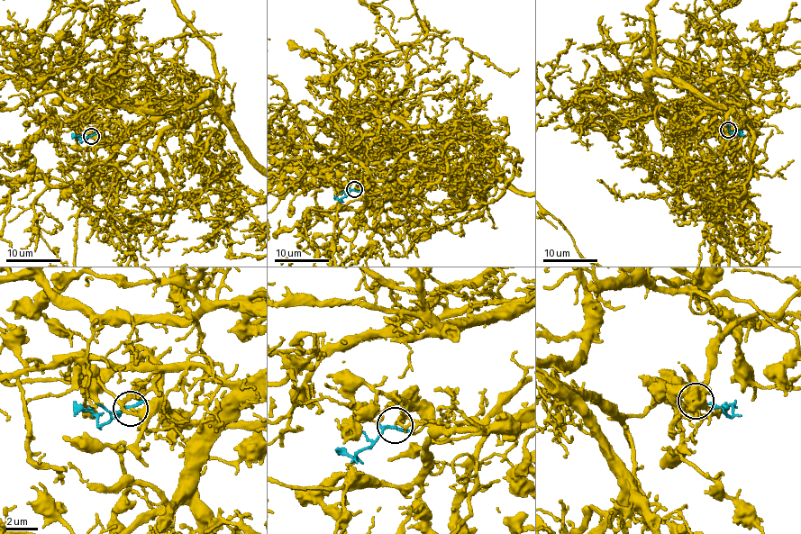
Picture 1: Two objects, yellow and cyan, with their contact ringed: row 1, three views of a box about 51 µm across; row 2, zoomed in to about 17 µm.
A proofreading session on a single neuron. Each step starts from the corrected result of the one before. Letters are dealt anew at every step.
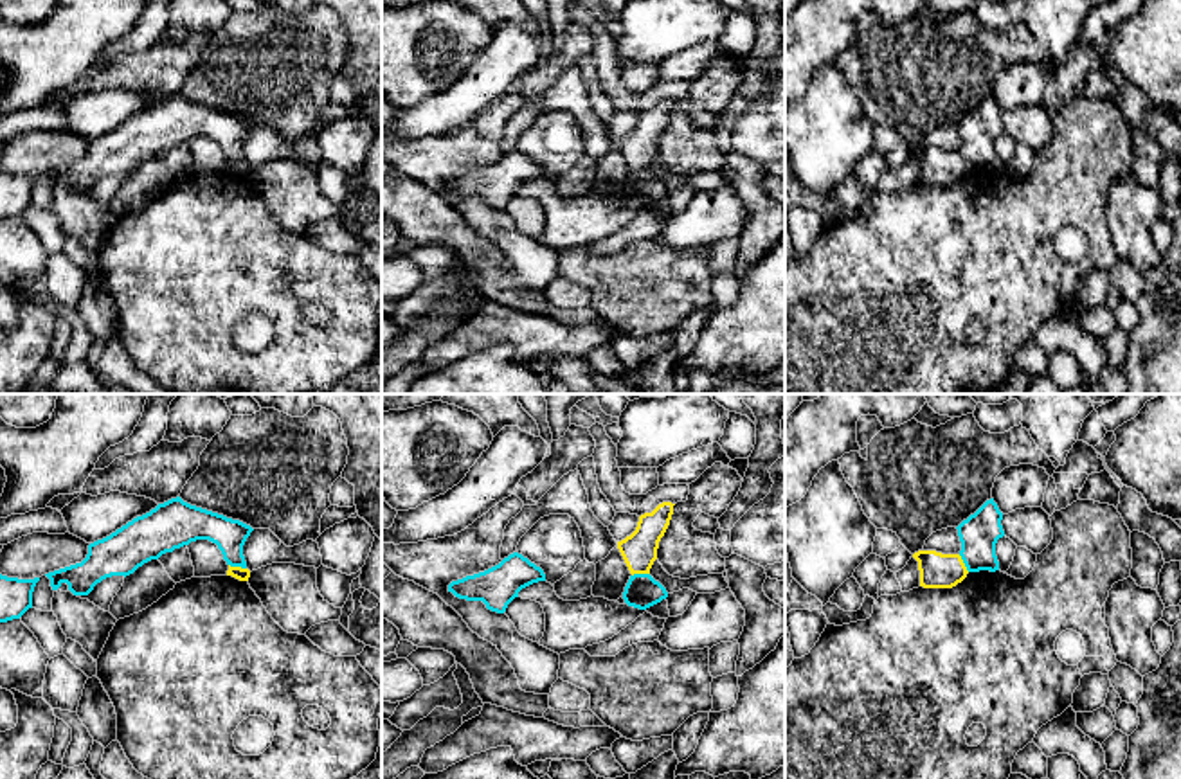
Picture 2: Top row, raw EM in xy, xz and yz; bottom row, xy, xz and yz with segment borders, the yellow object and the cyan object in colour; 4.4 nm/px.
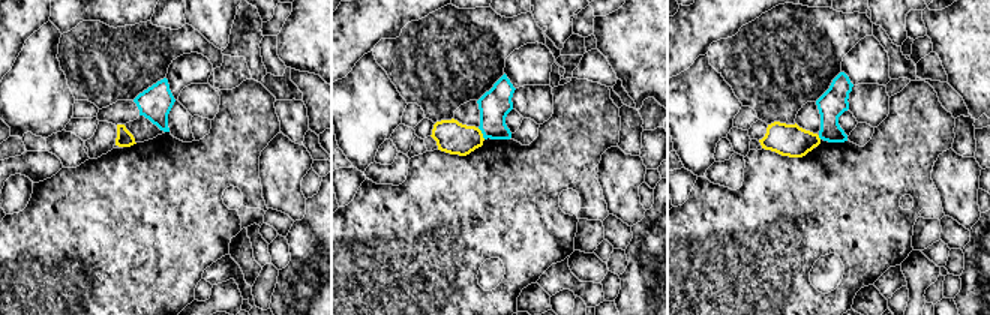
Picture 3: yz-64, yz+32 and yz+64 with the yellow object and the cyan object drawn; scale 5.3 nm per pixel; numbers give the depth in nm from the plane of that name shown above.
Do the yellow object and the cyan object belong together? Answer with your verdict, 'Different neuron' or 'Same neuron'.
Different neuron

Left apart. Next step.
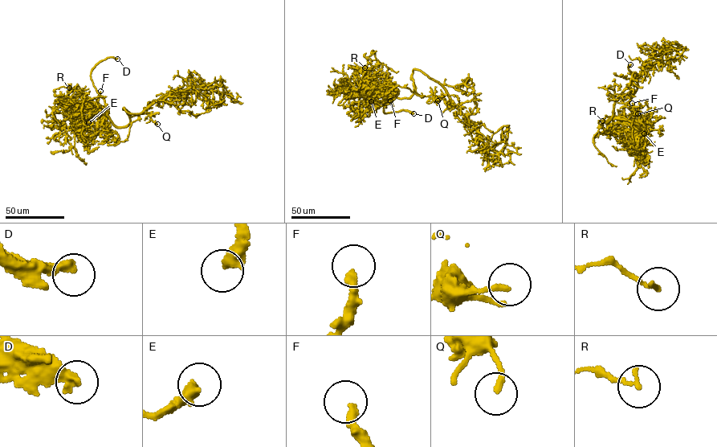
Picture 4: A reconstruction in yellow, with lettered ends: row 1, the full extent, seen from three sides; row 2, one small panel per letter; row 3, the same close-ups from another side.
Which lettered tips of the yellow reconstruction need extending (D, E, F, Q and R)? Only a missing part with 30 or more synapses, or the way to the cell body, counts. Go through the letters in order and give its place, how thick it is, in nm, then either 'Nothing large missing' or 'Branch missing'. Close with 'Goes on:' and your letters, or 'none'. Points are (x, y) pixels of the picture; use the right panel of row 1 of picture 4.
D: Place: (630, 64). Thickness 340 nm. Branch missing
E: Place: (644, 133). Thickness 420 nm. Branch missing
F: Place: (632, 103). Thickness 280 nm. Nothing large missing
Q: Place: (637, 113). Thickness 200 nm. Nothing large missing
R: Place: (602, 120). Thickness 150 nm. Nothing large missing
Goes on: D, E

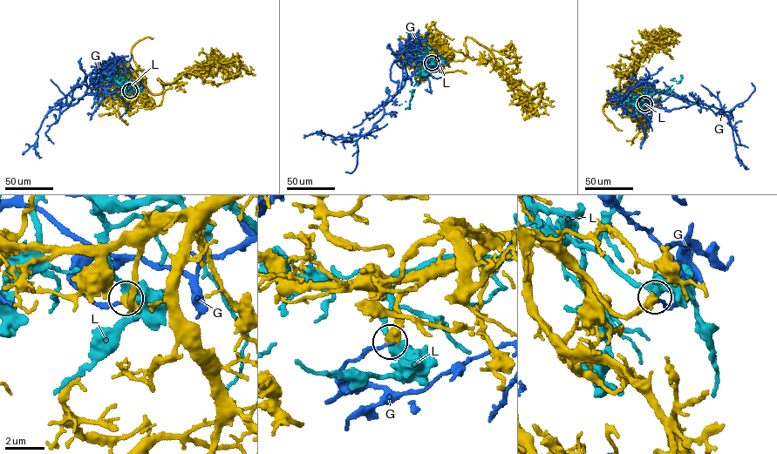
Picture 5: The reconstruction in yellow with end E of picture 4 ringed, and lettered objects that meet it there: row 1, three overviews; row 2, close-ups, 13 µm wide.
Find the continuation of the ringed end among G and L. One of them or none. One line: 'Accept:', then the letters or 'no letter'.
Accept: no letter

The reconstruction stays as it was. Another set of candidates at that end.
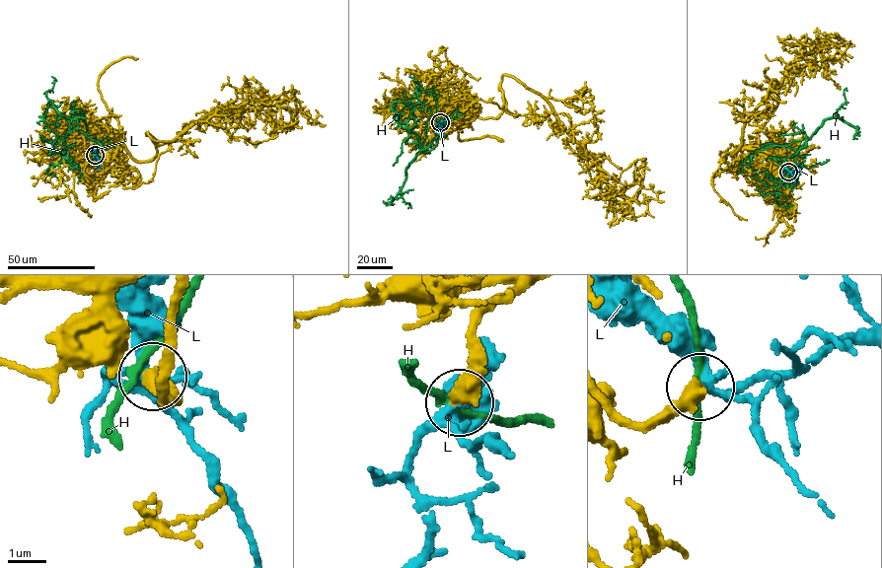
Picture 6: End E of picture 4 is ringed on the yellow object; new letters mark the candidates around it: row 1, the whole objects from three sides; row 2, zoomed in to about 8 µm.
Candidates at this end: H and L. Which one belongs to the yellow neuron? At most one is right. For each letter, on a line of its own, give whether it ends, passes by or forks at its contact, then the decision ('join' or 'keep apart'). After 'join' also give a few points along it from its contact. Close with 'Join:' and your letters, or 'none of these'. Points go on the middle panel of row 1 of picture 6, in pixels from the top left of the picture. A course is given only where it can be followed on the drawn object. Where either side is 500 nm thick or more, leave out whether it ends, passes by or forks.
H: it passes by; keep apart
L: it forks; join; course (441, 122), (437, 132), (443, 136)
Join: L

